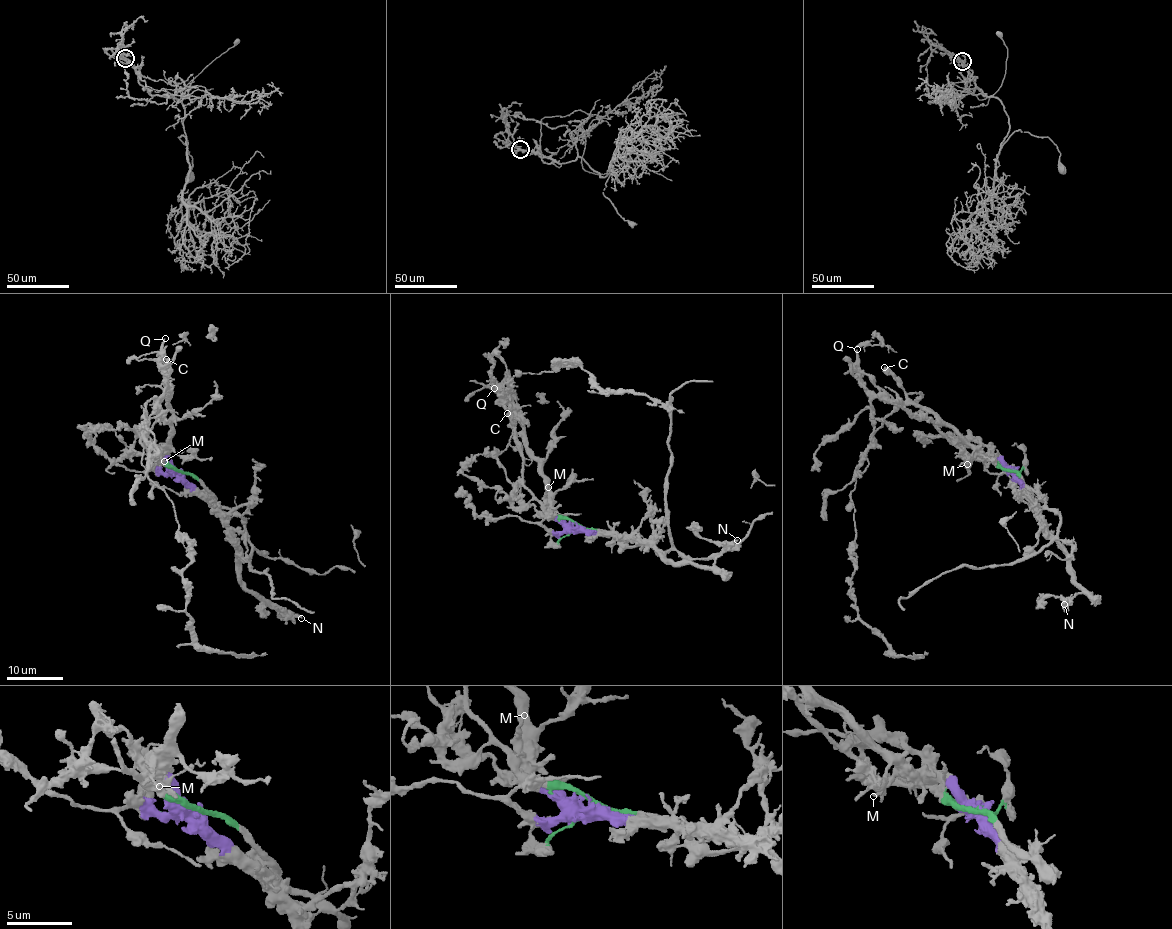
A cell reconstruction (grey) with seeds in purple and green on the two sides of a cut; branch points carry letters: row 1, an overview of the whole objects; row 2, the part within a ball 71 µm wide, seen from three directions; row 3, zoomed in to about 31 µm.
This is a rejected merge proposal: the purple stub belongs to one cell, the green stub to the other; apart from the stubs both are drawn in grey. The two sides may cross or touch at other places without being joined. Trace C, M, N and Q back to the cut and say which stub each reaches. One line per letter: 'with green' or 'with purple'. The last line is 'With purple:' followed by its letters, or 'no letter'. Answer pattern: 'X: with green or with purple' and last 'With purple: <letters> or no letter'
C: with purple
M: with purple
N: with purple
Q: with purple
With purple: C, M, N, Q

